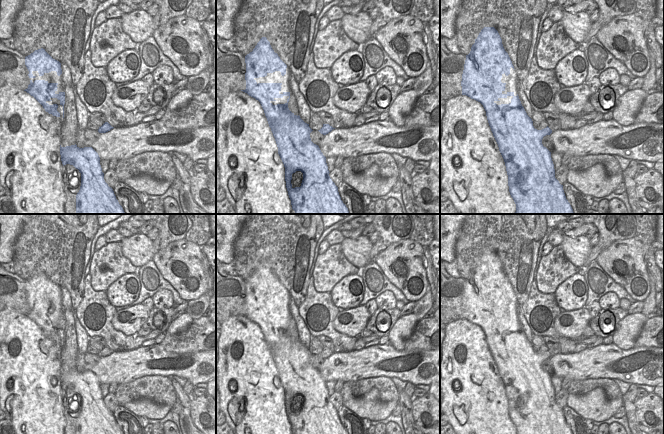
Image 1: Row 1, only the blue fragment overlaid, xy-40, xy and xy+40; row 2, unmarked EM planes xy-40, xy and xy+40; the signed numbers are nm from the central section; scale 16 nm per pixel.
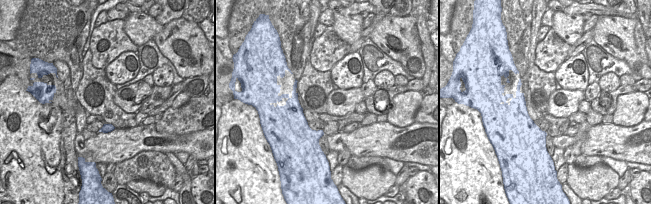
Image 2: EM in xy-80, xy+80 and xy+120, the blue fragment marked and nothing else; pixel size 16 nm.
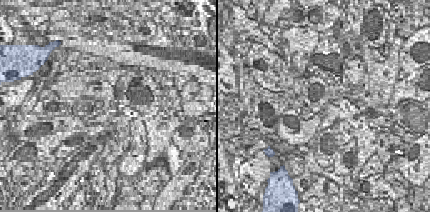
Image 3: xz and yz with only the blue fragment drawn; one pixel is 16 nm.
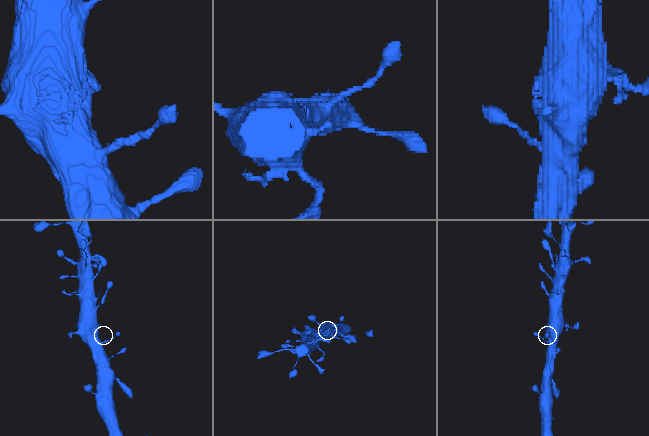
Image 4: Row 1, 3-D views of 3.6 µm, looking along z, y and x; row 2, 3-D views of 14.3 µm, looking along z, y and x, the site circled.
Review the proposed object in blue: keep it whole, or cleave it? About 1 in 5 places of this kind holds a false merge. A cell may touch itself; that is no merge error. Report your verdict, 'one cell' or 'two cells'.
one cell

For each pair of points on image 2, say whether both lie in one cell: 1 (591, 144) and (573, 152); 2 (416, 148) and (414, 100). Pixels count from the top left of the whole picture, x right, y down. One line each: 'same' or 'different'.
1: different
2: different

